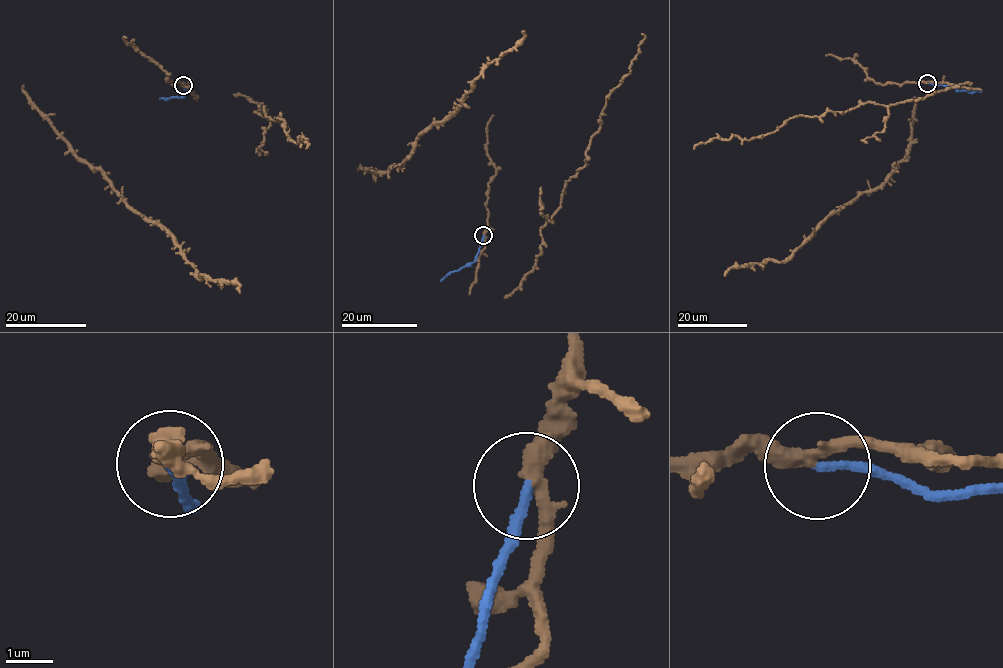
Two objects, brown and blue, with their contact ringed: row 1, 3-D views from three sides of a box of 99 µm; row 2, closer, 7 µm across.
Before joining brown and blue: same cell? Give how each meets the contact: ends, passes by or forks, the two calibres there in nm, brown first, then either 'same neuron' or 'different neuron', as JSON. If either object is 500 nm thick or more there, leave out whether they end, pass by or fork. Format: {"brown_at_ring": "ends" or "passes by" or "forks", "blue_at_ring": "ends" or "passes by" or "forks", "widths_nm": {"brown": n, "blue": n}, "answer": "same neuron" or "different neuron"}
{"brown_at_ring": "passes by", "blue_at_ring": "ends", "widths_nm": {"brown": 320, "blue": 190}, "answer": "different neuron"}

